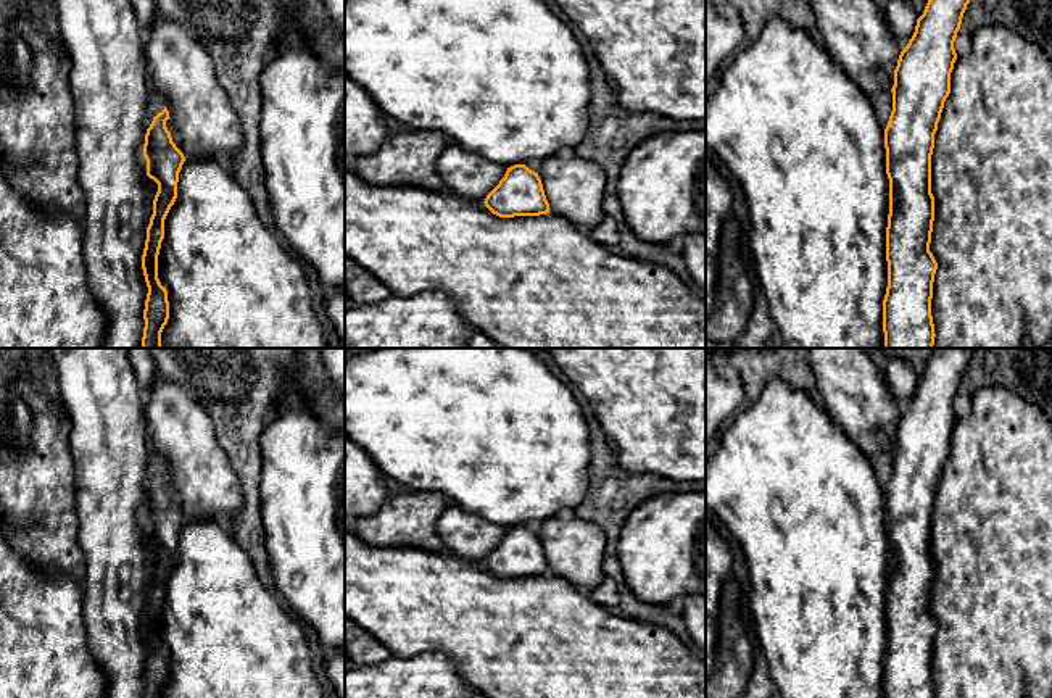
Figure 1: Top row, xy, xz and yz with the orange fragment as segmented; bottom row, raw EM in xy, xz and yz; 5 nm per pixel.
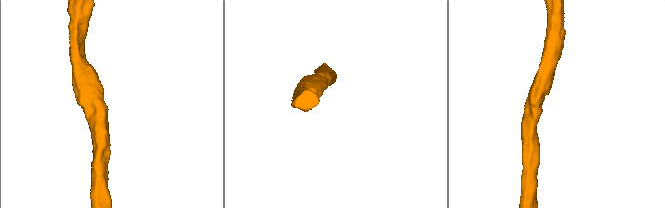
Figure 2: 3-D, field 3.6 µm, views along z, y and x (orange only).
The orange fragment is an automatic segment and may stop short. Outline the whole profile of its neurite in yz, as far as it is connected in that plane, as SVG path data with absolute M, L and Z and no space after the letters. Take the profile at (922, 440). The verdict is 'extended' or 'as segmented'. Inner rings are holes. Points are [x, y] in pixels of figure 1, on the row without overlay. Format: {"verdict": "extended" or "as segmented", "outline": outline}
{"verdict": "as segmented", "outline": "M938 348L894 430L893 472L884 490L889 575L884 698L936 698L931 677L938 624L930 613L934 495L951 455L954 403L976 348Z"}

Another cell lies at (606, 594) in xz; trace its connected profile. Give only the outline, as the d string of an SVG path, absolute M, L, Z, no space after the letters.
M606 575L601 584L588 593L596 603L611 608L619 606L620 590L614 579Z

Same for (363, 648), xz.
M346 617L345 650L354 666L380 663L391 656L390 650L383 643Z

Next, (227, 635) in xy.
M185 519L177 559L164 580L158 640L169 663L169 680L161 698L325 698L313 669L303 621L256 577L251 555L219 521Z

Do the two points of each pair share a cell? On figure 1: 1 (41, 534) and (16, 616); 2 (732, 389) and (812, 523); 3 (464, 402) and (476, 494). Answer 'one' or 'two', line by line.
1: two
2: two
3: one

